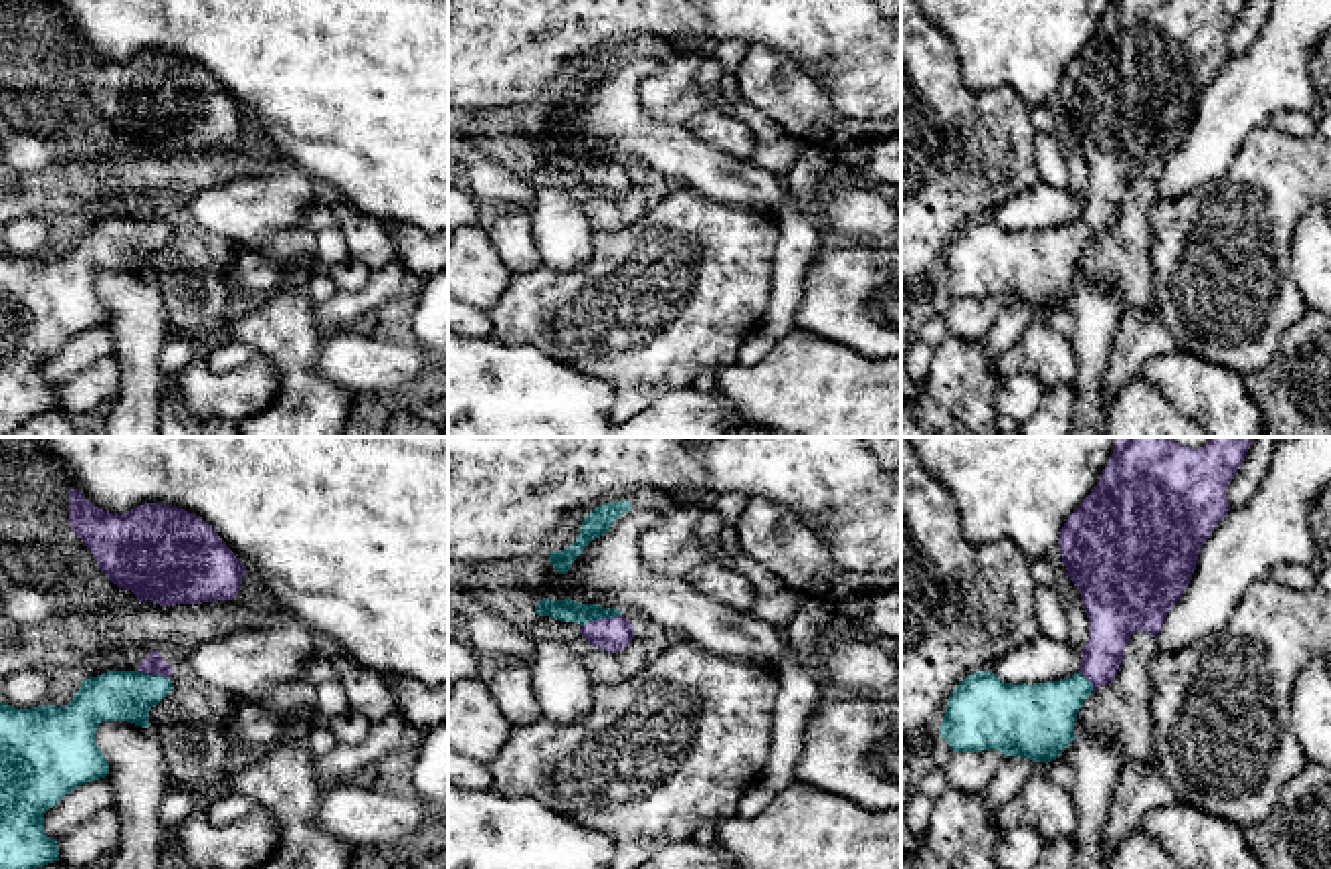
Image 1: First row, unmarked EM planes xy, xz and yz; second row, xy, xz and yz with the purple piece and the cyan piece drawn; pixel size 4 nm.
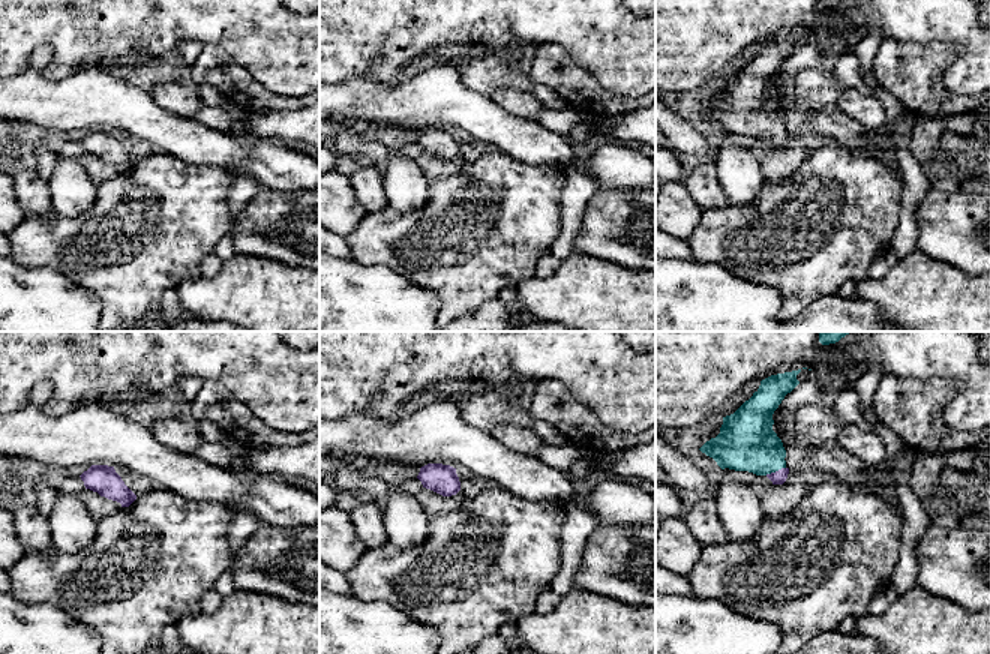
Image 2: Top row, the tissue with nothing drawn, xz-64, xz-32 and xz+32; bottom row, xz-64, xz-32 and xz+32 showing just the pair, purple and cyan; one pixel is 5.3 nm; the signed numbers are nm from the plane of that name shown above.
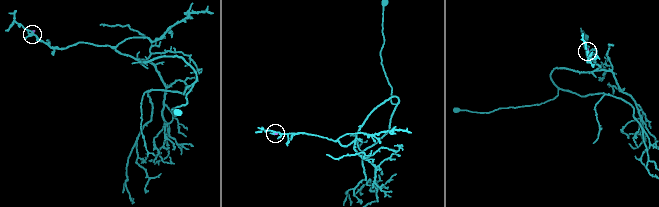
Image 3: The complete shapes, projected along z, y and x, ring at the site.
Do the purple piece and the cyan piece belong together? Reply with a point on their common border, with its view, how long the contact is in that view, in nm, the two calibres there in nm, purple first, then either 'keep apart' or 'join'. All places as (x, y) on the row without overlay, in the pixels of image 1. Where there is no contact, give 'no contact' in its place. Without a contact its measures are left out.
contact xz (602, 166); length 170 nm; calibres 140 and 100 nm; join

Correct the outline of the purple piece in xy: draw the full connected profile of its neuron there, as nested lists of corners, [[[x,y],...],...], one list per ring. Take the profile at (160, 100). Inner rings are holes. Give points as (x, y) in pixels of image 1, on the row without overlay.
[[[69,34],[69,75],[101,119],[139,150],[160,154],[232,148],[246,119],[226,89],[184,57],[145,51],[113,63]]]

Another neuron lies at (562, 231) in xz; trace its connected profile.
[[[539,188],[529,220],[543,267],[568,273],[590,261],[596,232],[582,202],[572,200],[566,190]]]

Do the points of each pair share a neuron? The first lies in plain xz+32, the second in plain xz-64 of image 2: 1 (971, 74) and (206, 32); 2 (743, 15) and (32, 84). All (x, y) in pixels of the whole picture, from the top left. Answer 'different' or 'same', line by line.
1: same
2: different

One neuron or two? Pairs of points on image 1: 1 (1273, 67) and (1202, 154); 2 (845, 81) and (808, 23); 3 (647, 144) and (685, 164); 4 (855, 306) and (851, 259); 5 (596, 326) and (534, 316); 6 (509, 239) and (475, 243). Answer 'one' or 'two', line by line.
1: one
2: one
3: one
4: one
5: one
6: two

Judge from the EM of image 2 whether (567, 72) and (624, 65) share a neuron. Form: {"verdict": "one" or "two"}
{"verdict": "two"}

